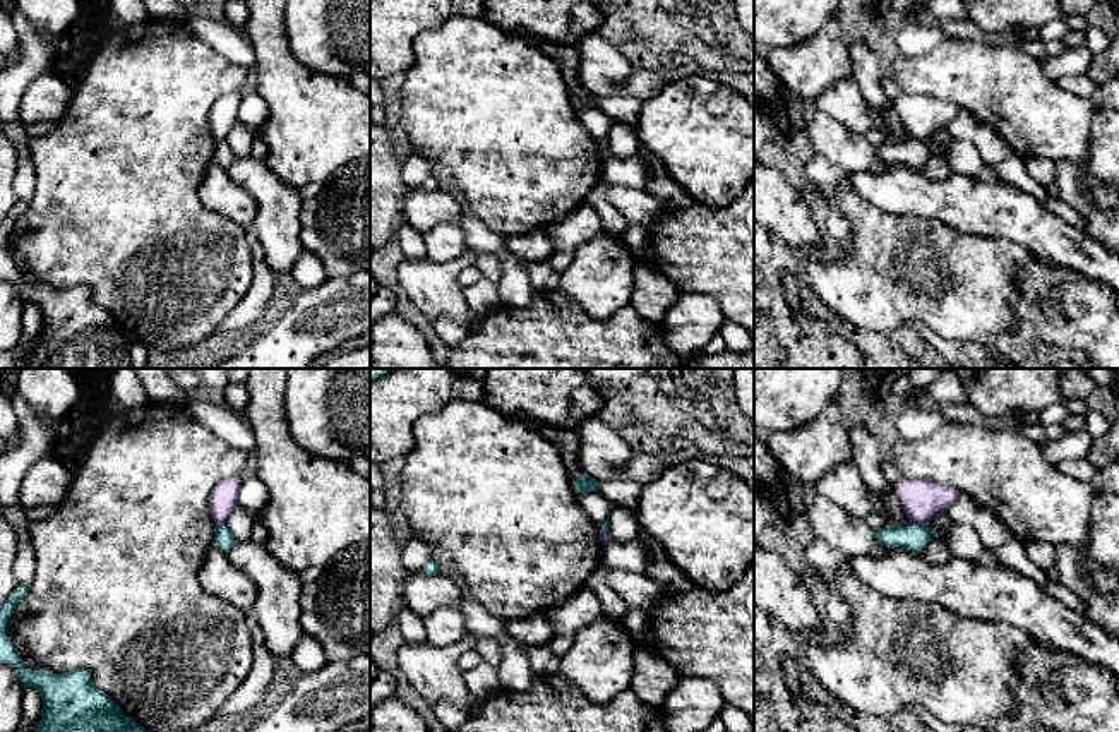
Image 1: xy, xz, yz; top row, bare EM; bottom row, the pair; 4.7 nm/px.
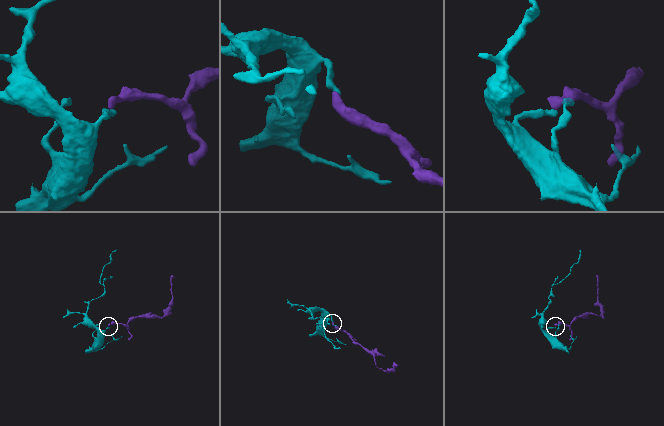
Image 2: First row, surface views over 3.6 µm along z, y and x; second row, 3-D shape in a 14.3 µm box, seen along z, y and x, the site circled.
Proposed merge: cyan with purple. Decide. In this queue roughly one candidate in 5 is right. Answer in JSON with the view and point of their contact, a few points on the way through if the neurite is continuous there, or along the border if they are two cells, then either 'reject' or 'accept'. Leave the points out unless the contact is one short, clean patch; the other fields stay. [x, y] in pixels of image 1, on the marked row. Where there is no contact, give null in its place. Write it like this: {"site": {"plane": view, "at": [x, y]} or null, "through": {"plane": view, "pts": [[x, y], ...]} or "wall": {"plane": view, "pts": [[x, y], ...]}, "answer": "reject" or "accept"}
{"site": {"plane": "yz", "at": [919, 525]}, "wall": {"plane": "yz", "pts": [[910, 520], [926, 527]]}, "answer": "reject"}

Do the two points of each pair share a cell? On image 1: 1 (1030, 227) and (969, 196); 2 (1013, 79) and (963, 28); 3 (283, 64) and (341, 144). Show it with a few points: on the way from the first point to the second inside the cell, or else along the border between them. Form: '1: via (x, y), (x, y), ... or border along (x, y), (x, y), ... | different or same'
1: via (1015, 215), (984, 206) | same
2: border along (945, 35), (1013, 43) | different
3: via (287, 84), (321, 124) | same

